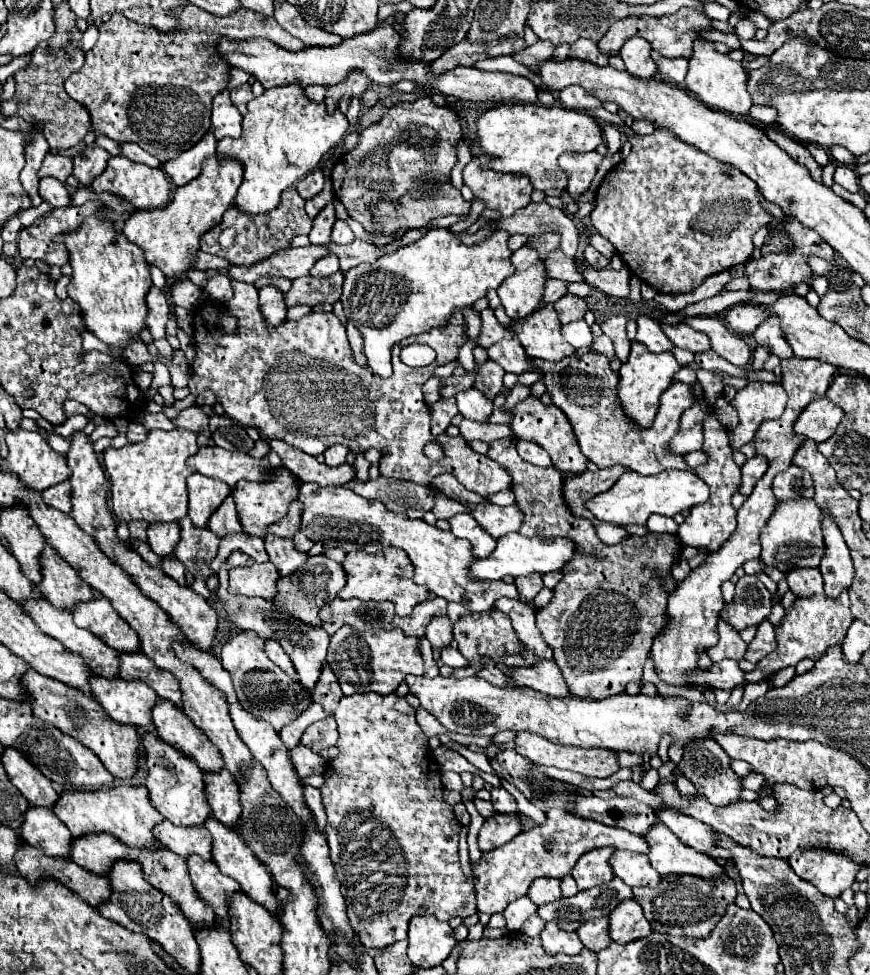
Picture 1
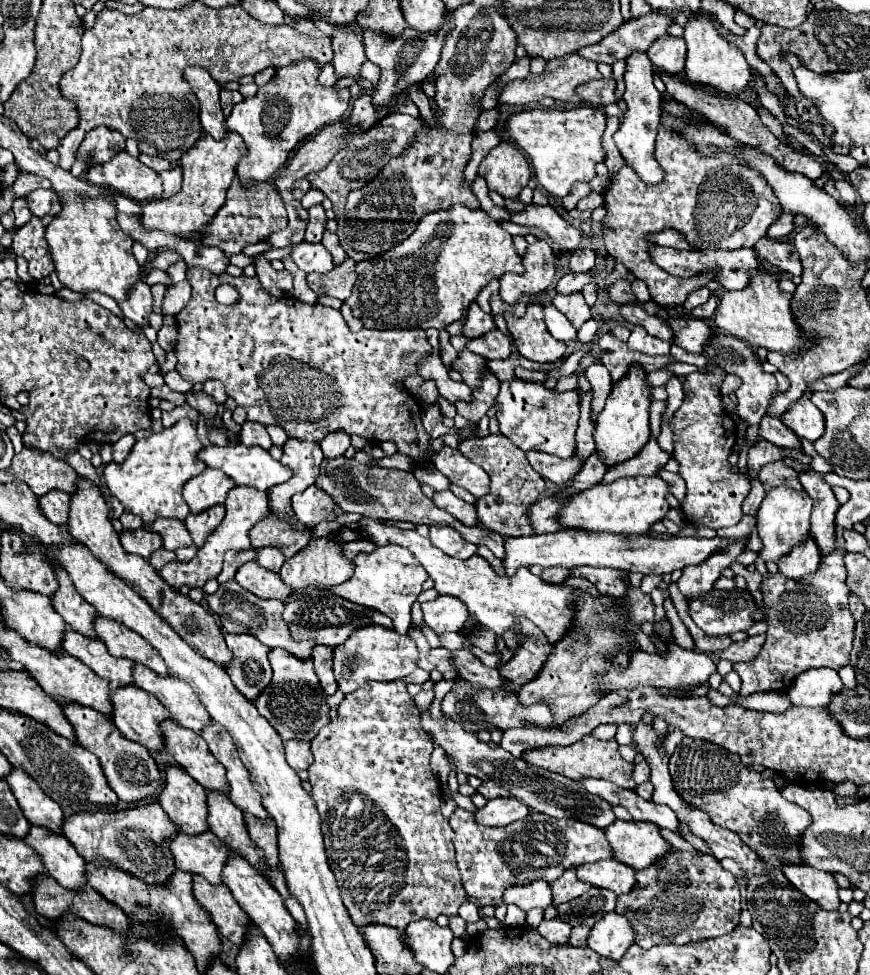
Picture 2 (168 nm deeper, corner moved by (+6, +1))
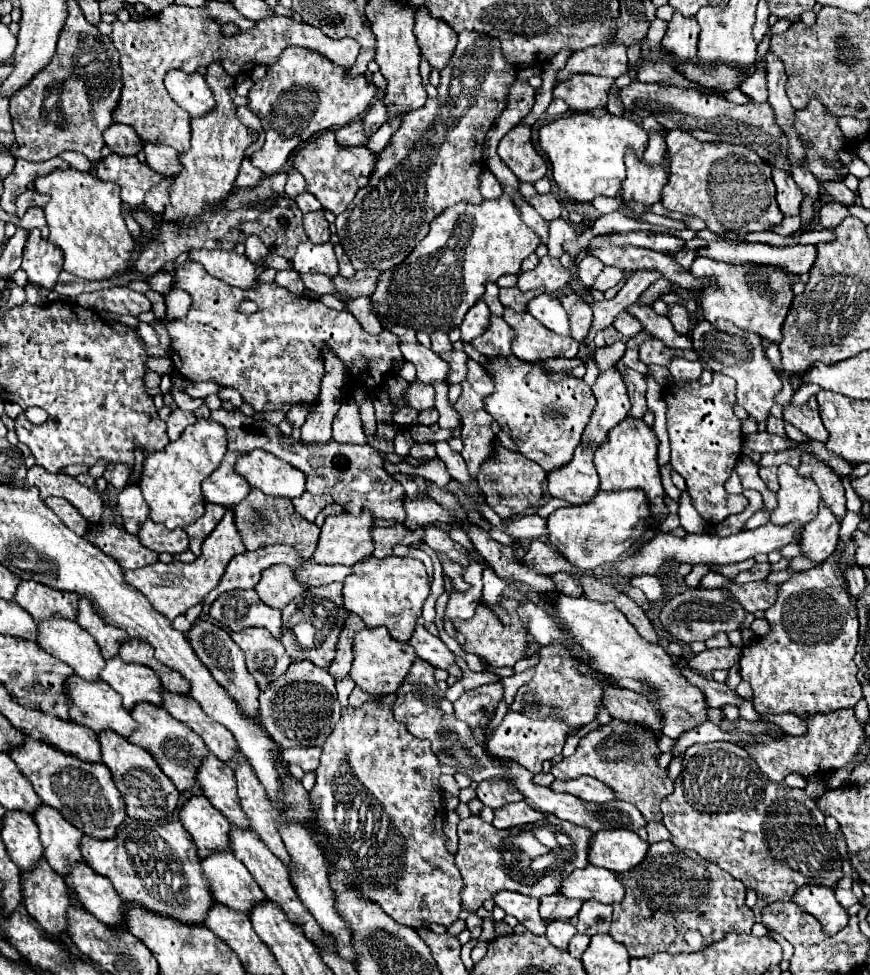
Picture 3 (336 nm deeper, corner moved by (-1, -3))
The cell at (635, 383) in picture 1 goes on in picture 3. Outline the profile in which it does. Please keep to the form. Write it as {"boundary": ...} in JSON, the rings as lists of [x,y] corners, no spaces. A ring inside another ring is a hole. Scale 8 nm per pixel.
{"boundary":[[[625,418],[623,422],[619,422],[609,432],[609,440],[601,444],[599,450],[595,452],[595,468],[601,478],[601,490],[607,492],[607,490],[639,488],[645,492],[653,516],[669,514],[669,508],[665,504],[665,490],[661,484],[661,472],[657,464],[657,446],[659,446],[659,440],[655,432],[643,420]]]}

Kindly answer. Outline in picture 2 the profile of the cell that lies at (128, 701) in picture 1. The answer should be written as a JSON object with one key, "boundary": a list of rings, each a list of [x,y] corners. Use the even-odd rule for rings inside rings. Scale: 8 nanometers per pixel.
{"boundary":[[[128,684],[112,692],[110,700],[112,720],[128,740],[140,742],[148,750],[160,750],[164,746],[158,724],[170,718],[170,714],[160,700],[156,700],[156,696]]]}

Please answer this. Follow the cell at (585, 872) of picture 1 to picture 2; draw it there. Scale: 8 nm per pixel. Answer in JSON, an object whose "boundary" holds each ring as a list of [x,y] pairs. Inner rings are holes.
{"boundary":[[[568,868],[568,872],[564,872],[550,886],[552,886],[552,894],[554,894],[556,904],[578,898],[578,896],[586,894],[592,888],[590,884],[584,884],[582,880],[576,880],[576,868]]]}

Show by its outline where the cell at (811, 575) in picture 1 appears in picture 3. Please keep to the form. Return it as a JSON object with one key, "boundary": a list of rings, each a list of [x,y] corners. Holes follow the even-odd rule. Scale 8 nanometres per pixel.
{"boundary":[[[821,500],[817,518],[811,520],[811,524],[807,524],[807,528],[803,528],[805,532],[803,532],[801,548],[803,548],[805,556],[815,562],[825,562],[837,546],[839,528],[841,528],[841,522],[835,520],[835,514]]]}

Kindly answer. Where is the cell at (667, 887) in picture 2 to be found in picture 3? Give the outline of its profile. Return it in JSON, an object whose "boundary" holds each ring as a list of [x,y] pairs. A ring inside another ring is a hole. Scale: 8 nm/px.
{"boundary":[[[657,842],[649,846],[647,856],[639,868],[619,874],[625,886],[625,898],[619,904],[613,904],[613,922],[609,936],[615,942],[621,942],[631,958],[643,958],[657,952],[681,954],[681,952],[699,952],[709,944],[721,940],[725,934],[749,934],[755,924],[753,912],[745,906],[745,886],[723,872],[717,864],[703,860],[693,850],[675,848],[671,842]]]}

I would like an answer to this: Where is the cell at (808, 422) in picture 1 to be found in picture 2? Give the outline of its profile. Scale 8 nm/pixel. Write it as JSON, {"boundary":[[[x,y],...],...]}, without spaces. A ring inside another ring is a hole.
{"boundary":[[[804,392],[804,396],[794,402],[788,412],[780,418],[796,436],[806,438],[810,442],[816,442],[824,434],[824,414],[812,404],[810,392]]]}

